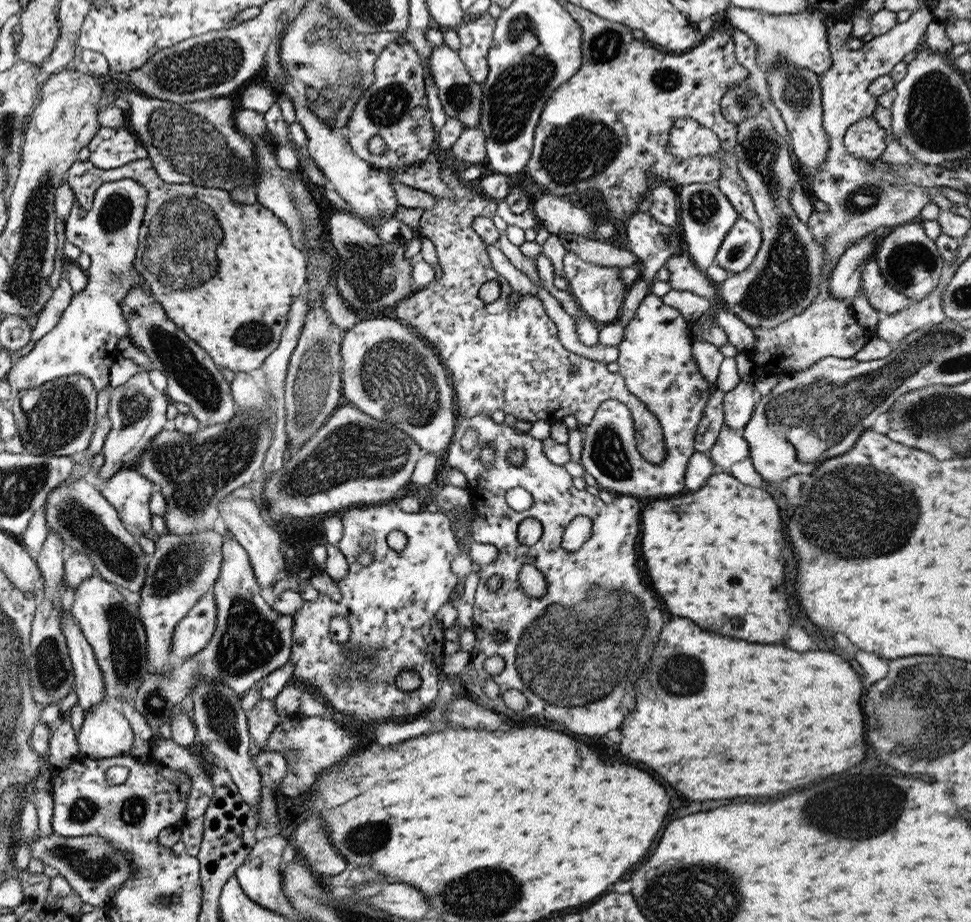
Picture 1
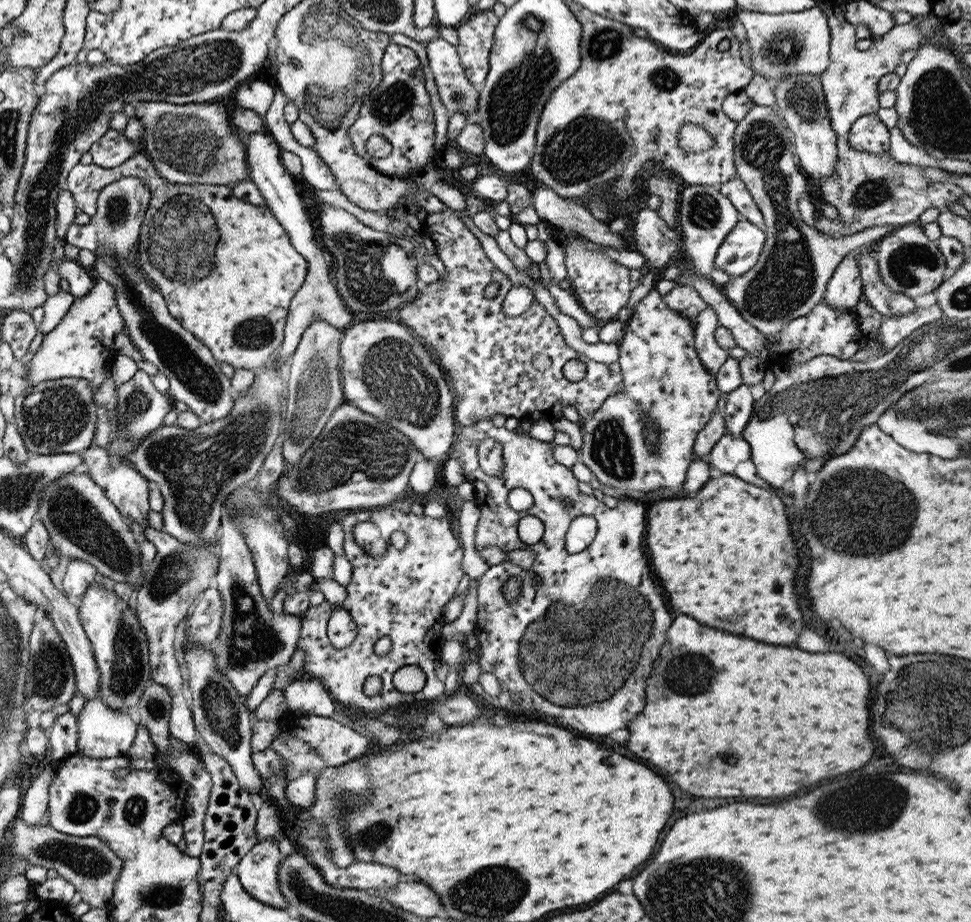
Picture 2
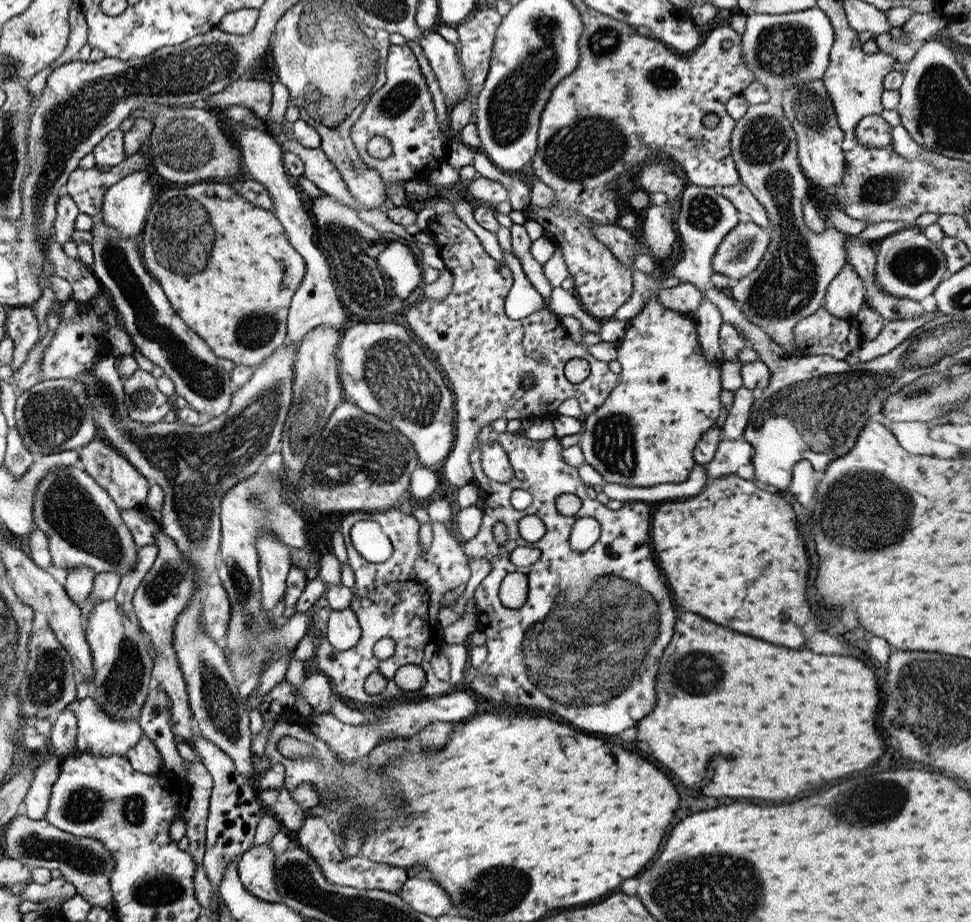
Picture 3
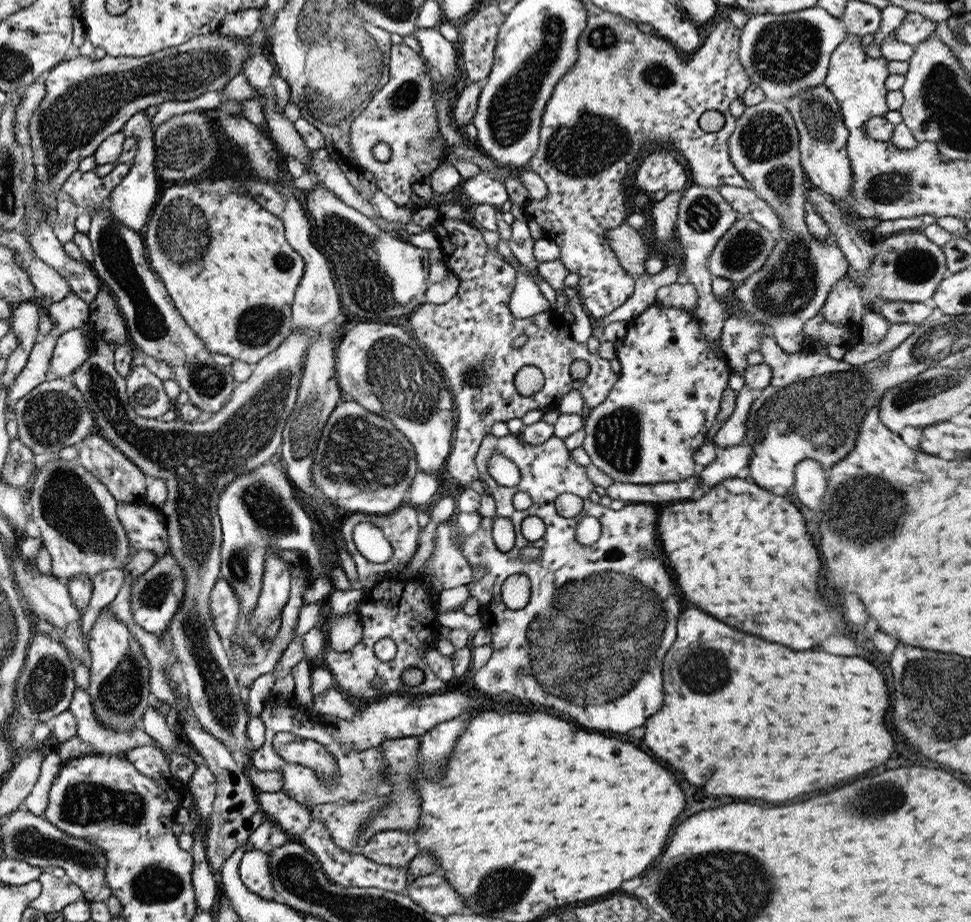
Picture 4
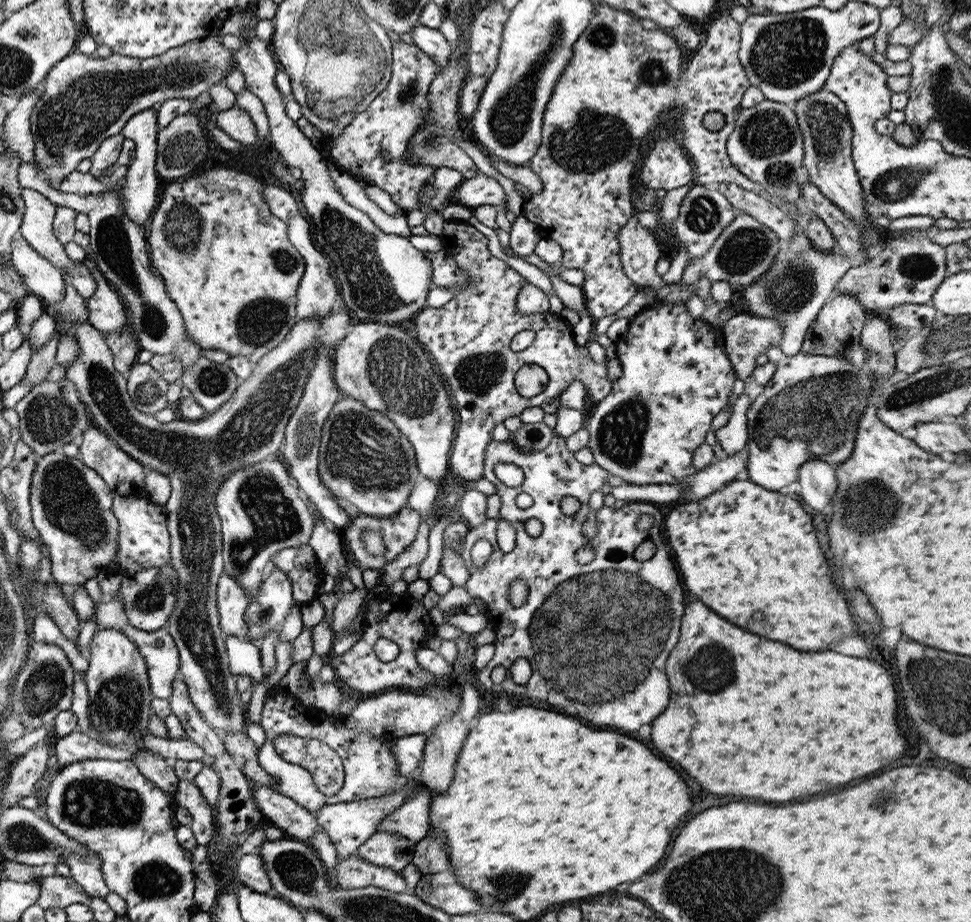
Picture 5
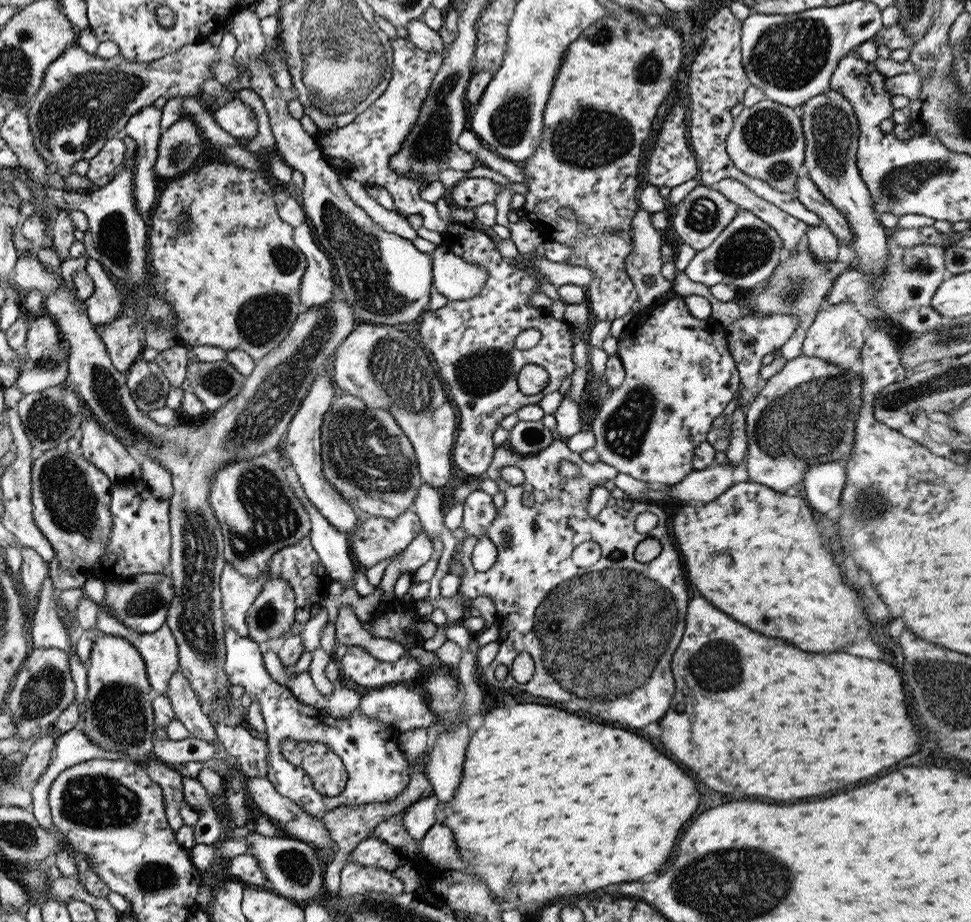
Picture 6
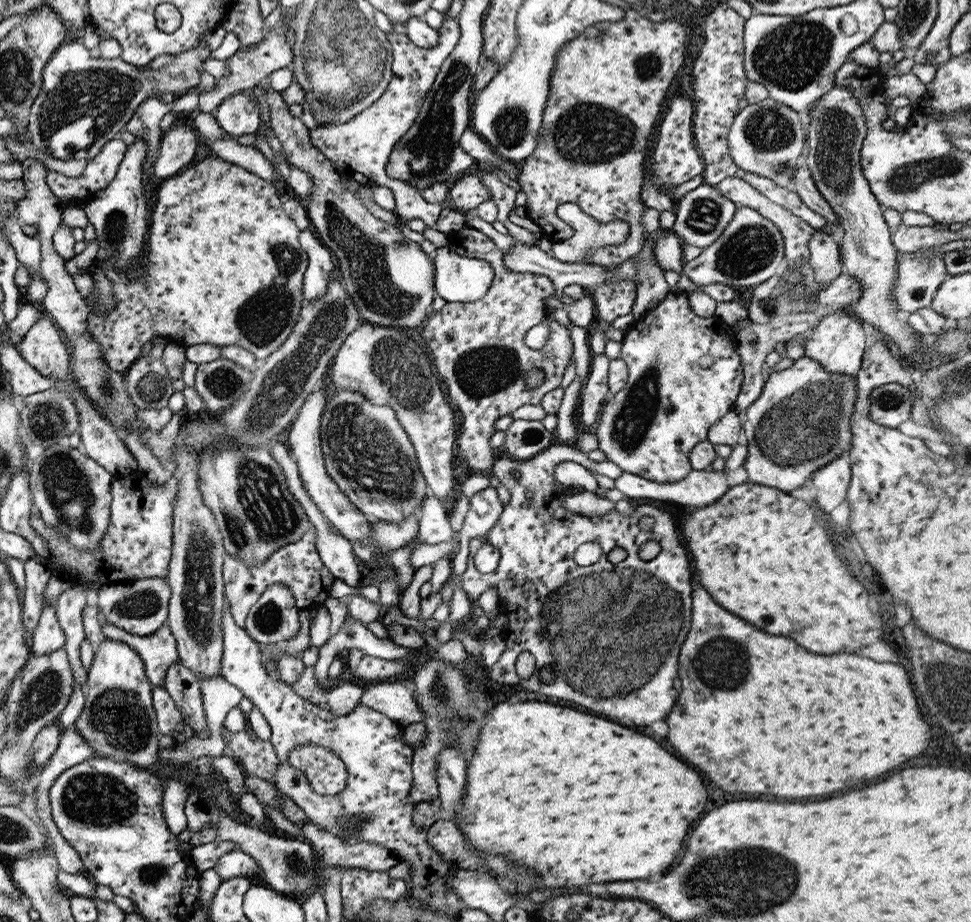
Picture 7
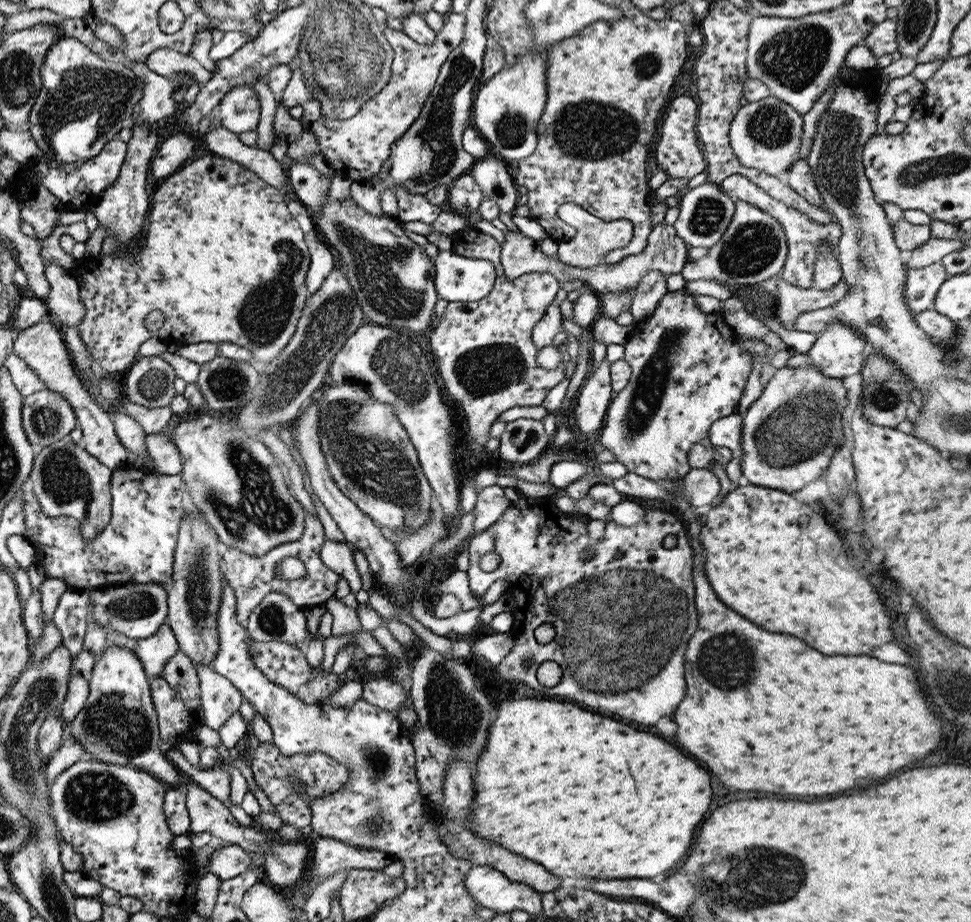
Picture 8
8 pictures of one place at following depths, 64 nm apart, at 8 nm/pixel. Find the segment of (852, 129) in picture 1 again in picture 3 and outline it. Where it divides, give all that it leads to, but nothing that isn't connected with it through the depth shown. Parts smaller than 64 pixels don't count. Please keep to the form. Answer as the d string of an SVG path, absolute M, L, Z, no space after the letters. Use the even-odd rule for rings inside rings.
M868 115L855 125L855 140L867 149L885 148L890 145L892 126L889 126L879 115Z

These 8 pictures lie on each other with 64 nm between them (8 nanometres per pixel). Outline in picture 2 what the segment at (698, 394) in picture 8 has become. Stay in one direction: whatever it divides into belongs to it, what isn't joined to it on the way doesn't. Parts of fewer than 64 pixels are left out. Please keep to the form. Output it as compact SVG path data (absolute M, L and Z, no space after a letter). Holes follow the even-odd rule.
M652 288L634 307L631 316L627 320L623 336L620 342L616 344L618 348L617 364L620 366L622 387L620 391L608 396L601 403L601 406L591 415L591 418L588 418L586 422L583 421L583 426L580 428L582 430L582 445L578 452L579 461L587 466L587 468L590 468L590 471L594 474L594 478L596 478L601 485L612 486L613 488L618 488L619 491L647 494L653 491L658 492L658 490L663 487L667 494L671 494L675 492L675 490L680 490L686 475L686 470L689 468L688 464L691 464L693 459L692 446L696 434L705 426L710 414L712 414L712 410L716 410L716 405L721 402L719 397L720 390L716 387L714 375L707 372L707 369L701 365L699 358L696 356L696 350L694 349L694 326L691 320L683 318L678 312L667 308L660 299L661 297L662 296L655 291L655 288ZM642 416L646 416L646 418L656 426L656 447L654 451L650 451L645 447L644 434L642 433L642 428L644 428Z

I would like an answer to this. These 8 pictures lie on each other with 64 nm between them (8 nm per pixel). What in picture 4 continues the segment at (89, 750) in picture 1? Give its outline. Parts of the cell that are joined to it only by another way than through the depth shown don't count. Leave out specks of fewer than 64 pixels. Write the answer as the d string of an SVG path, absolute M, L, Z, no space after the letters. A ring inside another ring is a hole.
M81 688L73 690L68 711L76 720L76 734L84 743L92 746L96 754L115 755L126 748L137 746L157 746L141 727L134 726L132 730L116 730L100 724L91 709L91 700Z

